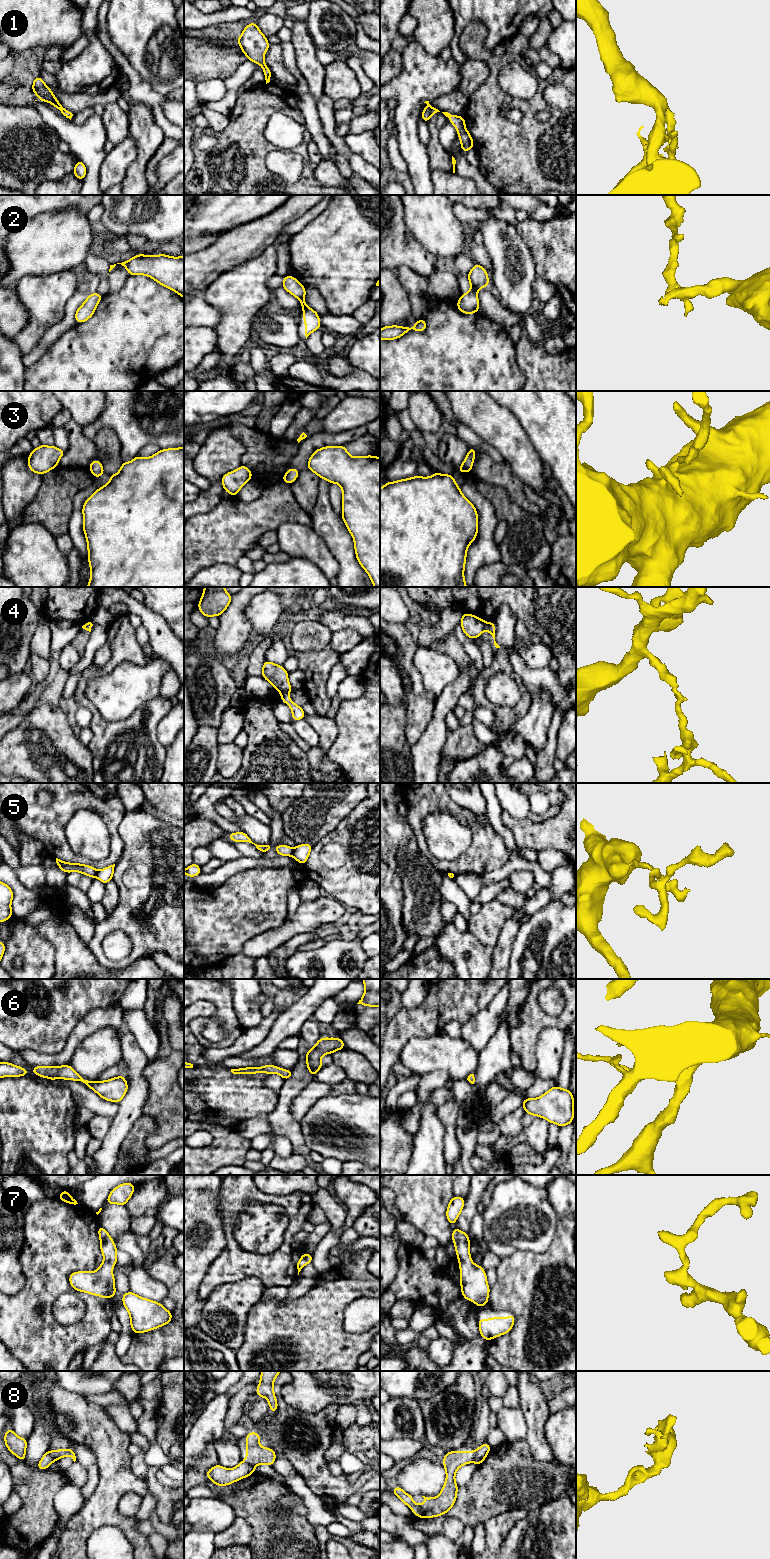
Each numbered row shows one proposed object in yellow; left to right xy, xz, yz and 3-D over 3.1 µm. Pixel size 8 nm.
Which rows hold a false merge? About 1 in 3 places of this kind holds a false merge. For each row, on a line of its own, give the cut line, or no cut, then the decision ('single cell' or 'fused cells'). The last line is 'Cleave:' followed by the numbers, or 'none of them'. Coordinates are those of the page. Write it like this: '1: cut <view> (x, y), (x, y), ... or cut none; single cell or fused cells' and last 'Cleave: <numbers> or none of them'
1: cut none; single cell
2: cut none; single cell
3: cut none; single cell
4: cut xz (281, 692), (287, 694); fused cells
5: cut xz (294, 849), (291, 855); fused cells
6: cut none; single cell
7: cut none; single cell
8: cut xz (242, 1461), (254, 1467); fused cells
Cleave: 4, 5, 8

